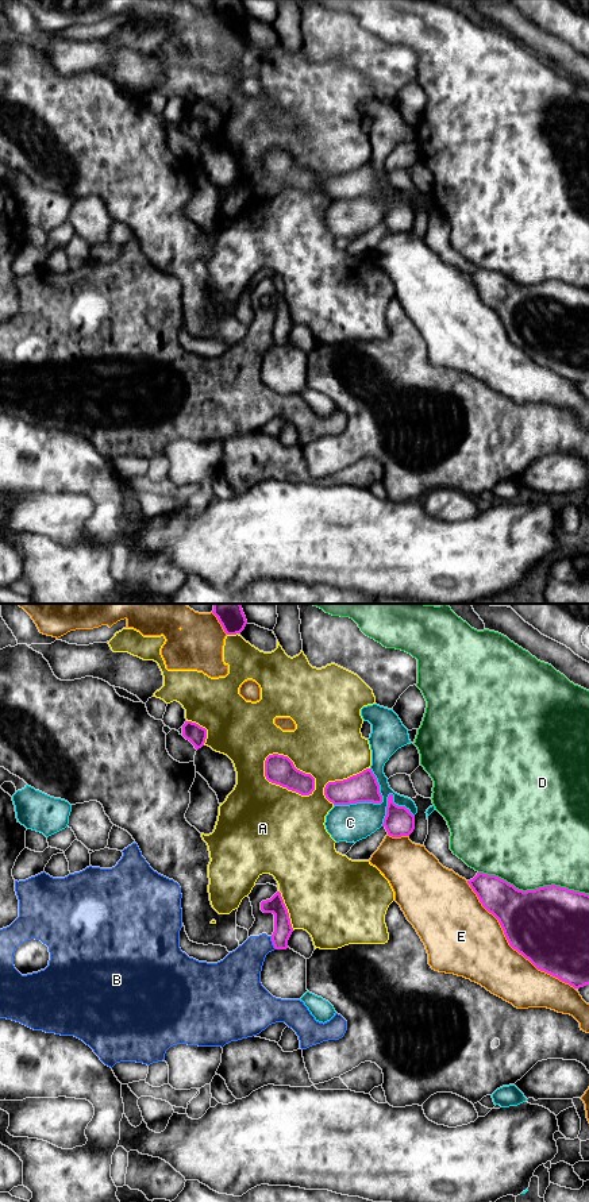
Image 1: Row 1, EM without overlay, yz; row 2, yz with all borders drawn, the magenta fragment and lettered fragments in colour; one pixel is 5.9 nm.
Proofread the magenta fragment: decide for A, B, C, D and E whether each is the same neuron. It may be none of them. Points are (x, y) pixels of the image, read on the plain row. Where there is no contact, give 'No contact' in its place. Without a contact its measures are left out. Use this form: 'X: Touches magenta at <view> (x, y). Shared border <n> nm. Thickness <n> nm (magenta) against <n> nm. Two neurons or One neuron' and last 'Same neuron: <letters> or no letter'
A: Touches magenta at yz (293, 161). Shared border 360 nm. Thickness 170 nm (magenta) against 420 nm. Two neurons
B: Touches magenta at yz (273, 338). Shared border 90 nm. Thickness 110 nm (magenta) against 240 nm. Two neurons
C: Touches magenta at yz (374, 197). Shared border 320 nm. Thickness 180 nm (magenta) against 220 nm. Two neurons
D: Touches magenta at yz (534, 285). Shared border 650 nm. Thickness 460 nm (magenta) against 480 nm. Two neurons
E: Touches magenta at yz (511, 341). Shared border 900 nm. Thickness 460 nm (magenta) against 420 nm. Two neurons
Same neuron: no letter

